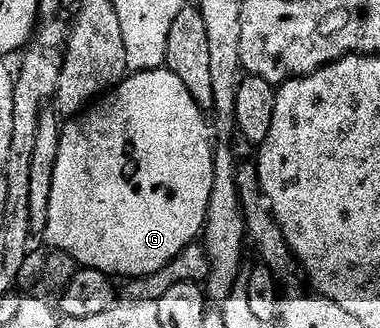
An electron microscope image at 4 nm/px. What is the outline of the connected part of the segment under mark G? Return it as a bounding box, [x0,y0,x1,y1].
[43,67,214,279]

